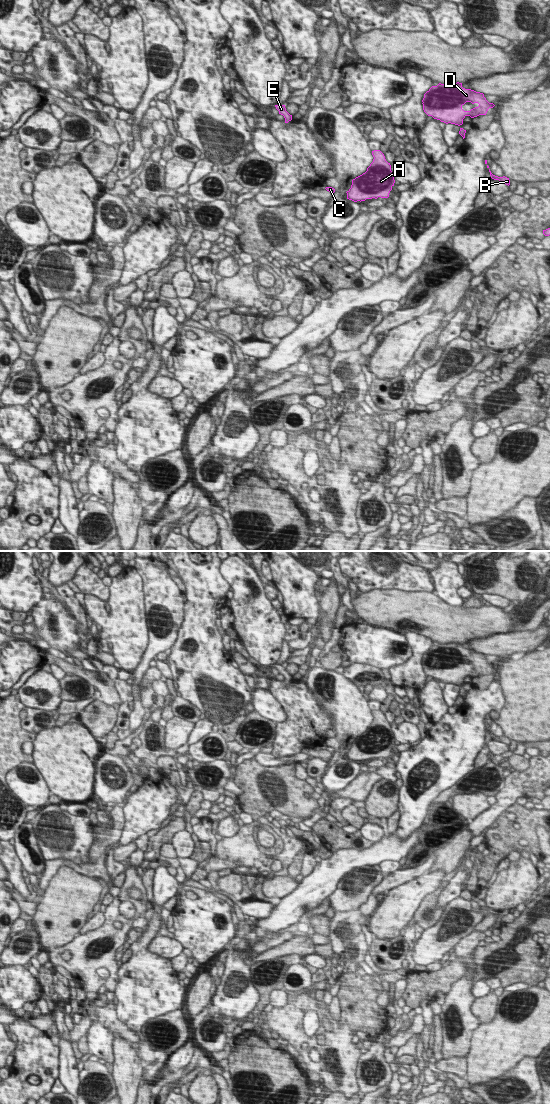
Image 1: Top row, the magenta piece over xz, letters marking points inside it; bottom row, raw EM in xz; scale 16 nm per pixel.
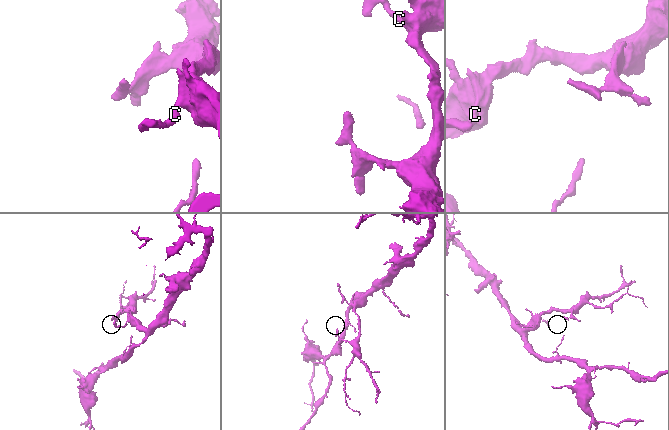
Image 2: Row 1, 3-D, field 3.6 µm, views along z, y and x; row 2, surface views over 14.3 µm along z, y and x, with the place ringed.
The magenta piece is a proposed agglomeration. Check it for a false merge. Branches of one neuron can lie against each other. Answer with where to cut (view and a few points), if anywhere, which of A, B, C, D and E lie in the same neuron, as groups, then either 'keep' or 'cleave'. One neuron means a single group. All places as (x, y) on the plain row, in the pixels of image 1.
no cut; A B C D E; keep

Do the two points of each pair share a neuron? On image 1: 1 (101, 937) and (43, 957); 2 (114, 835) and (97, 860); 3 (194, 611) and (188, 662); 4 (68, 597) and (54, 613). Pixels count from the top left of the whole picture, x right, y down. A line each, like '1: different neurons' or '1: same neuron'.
1: different neurons
2: same neuron
3: same neuron
4: different neurons

